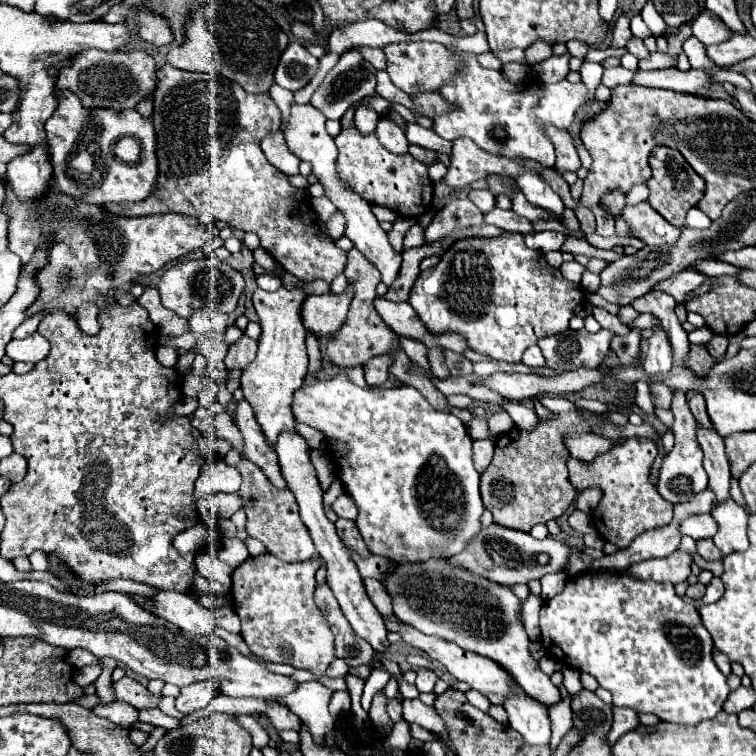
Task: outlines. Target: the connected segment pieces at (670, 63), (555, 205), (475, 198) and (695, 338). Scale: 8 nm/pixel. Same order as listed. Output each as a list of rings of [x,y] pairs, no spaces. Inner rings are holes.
[[[651,53],[647,59],[641,61],[641,69],[665,69],[665,67],[677,67],[677,61],[669,57],[667,53]]]
[[[527,171],[525,175],[521,175],[517,179],[519,189],[523,191],[523,195],[527,197],[527,201],[535,207],[541,207],[553,215],[561,215],[563,213],[563,203],[561,197],[557,193],[553,193],[553,189],[541,179],[541,175],[537,175],[535,171]]]
[[[471,189],[467,197],[469,197],[483,213],[485,213],[485,211],[491,211],[491,209],[495,207],[495,195],[493,195],[491,191],[487,191],[487,189],[479,189],[479,191]]]
[[[707,327],[693,329],[693,331],[689,333],[689,341],[691,341],[691,343],[697,343],[697,345],[705,345],[707,341],[711,341],[711,337],[713,337],[713,331],[709,331]]]

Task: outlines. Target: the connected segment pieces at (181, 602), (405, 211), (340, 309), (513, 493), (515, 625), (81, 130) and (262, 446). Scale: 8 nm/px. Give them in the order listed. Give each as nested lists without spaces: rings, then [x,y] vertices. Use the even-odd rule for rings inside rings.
[[[157,591],[153,597],[147,597],[149,603],[145,609],[175,627],[195,633],[195,635],[211,635],[215,627],[215,613],[205,609],[199,599],[189,593],[179,591]]]
[[[357,127],[345,129],[335,137],[339,149],[337,157],[337,177],[359,197],[371,205],[389,207],[397,215],[421,217],[429,211],[433,201],[433,183],[427,175],[427,167],[413,159],[411,155],[393,155],[377,143],[377,137],[361,135]]]
[[[351,285],[341,295],[333,295],[333,293],[309,295],[301,305],[303,327],[315,337],[337,333],[339,327],[345,323],[351,299],[353,299]]]
[[[557,413],[551,421],[541,419],[533,433],[513,429],[497,439],[495,457],[481,475],[483,505],[491,511],[497,525],[531,531],[533,525],[557,519],[567,511],[577,495],[575,487],[569,483],[565,467],[569,451],[563,445],[563,435],[571,431],[593,433],[577,413]]]
[[[445,559],[401,563],[385,577],[383,583],[393,597],[393,613],[403,623],[413,625],[425,635],[437,635],[445,641],[457,643],[465,651],[473,651],[501,663],[529,697],[547,707],[561,701],[559,689],[539,669],[527,649],[529,637],[517,619],[519,601],[509,587],[489,583],[487,579],[479,579],[479,575],[461,571],[459,567],[449,567]]]
[[[55,91],[57,95],[57,109],[55,113],[47,119],[45,131],[47,131],[47,143],[51,149],[51,157],[53,157],[53,173],[55,173],[55,189],[61,189],[77,199],[85,199],[87,203],[121,203],[121,201],[141,201],[145,197],[149,197],[153,193],[155,187],[155,179],[157,179],[157,157],[155,157],[155,131],[153,131],[153,123],[151,119],[141,117],[135,109],[133,111],[121,111],[115,113],[111,109],[97,109],[97,111],[85,111],[85,107],[81,105],[79,97],[73,95],[71,91]],[[121,137],[135,137],[141,143],[141,159],[135,165],[127,165],[123,161],[119,161],[113,155],[113,145],[117,143],[117,139]]]
[[[245,399],[239,401],[233,415],[235,415],[235,423],[245,439],[245,457],[249,461],[253,461],[275,487],[287,489],[287,483],[285,483],[279,463],[277,463],[277,455],[275,455],[273,447],[265,441],[265,435],[261,431],[261,425],[255,419],[251,405]]]

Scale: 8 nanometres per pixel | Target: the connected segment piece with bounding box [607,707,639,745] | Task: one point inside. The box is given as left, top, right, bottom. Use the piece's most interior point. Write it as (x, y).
(624, 720)

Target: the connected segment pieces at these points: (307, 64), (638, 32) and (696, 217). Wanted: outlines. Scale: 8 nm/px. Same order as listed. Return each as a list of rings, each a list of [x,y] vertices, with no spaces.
[[[291,43],[279,59],[275,71],[275,83],[283,89],[297,91],[305,87],[319,67],[319,59],[315,59],[303,45]]]
[[[635,15],[635,17],[631,19],[631,33],[633,33],[635,37],[639,37],[639,39],[645,39],[645,37],[651,37],[651,35],[653,35],[651,29],[643,23],[641,15]]]
[[[693,207],[693,209],[689,209],[689,213],[687,213],[687,225],[689,225],[689,227],[695,227],[695,229],[705,229],[705,227],[711,225],[711,219],[709,219],[701,209]]]

